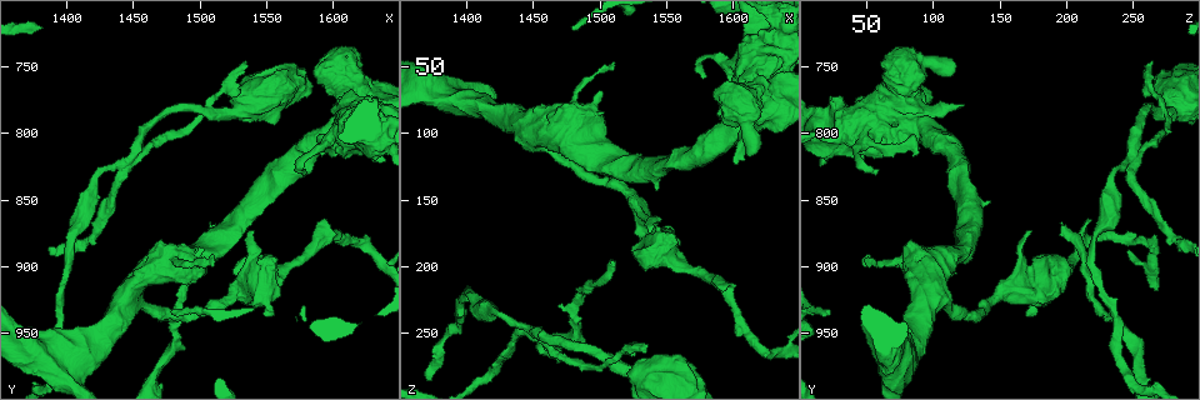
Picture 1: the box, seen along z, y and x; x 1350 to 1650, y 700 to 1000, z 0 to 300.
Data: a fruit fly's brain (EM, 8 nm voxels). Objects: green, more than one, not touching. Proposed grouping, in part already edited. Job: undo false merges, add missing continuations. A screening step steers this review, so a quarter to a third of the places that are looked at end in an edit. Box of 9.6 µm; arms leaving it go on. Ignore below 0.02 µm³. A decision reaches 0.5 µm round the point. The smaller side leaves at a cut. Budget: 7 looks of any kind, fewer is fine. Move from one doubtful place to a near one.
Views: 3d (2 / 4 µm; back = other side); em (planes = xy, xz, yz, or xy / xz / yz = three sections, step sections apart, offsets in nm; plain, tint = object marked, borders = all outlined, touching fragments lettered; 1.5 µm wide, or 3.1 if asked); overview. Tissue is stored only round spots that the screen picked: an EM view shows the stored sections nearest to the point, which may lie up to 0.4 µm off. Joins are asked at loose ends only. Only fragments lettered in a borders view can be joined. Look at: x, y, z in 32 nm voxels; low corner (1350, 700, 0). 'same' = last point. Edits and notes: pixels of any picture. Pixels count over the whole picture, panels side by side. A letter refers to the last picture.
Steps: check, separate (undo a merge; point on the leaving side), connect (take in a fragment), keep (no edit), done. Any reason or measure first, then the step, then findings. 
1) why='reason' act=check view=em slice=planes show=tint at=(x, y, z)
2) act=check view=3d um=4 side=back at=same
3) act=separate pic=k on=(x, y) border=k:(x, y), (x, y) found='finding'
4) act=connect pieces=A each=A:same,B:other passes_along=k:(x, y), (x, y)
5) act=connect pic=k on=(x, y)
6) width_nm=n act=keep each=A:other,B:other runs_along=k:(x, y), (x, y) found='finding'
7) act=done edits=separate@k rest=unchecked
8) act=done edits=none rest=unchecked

why='abrupt turn' act=check view=em slice=planes show=borders at=(1508, 784, 270)

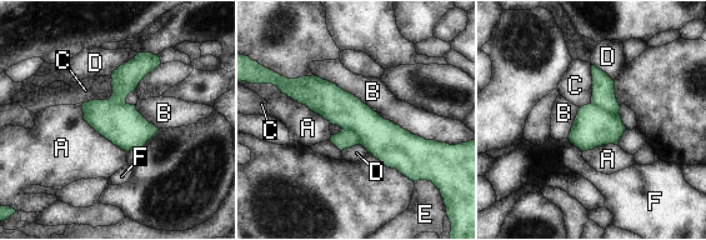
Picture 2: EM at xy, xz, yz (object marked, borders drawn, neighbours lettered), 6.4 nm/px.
act=separate pic=2 on=(604, 96) each=A:other,B:other,C:other,D:other,E:other,F:other border=2:(591, 103), (617, 114) found='two cells meet here'

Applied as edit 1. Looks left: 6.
why='end of a long branch' act=check view=em slice=planes show=borders at=(1510, 868, 198)

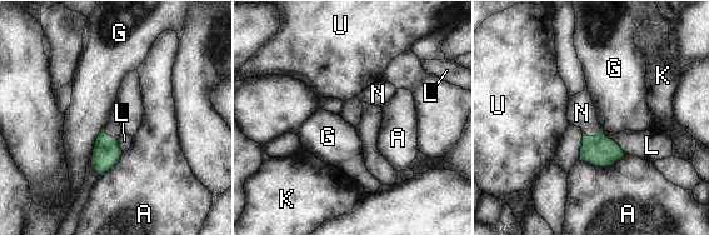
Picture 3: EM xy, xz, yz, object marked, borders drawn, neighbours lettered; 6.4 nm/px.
act=connect pieces=N each=A:other,G:other,K:other,L:other,N:same,U:other passes_along=3:(599, 150), (594, 136), (582, 113) found='it goes on there'

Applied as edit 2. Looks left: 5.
why='see it whole again' act=check view=overview

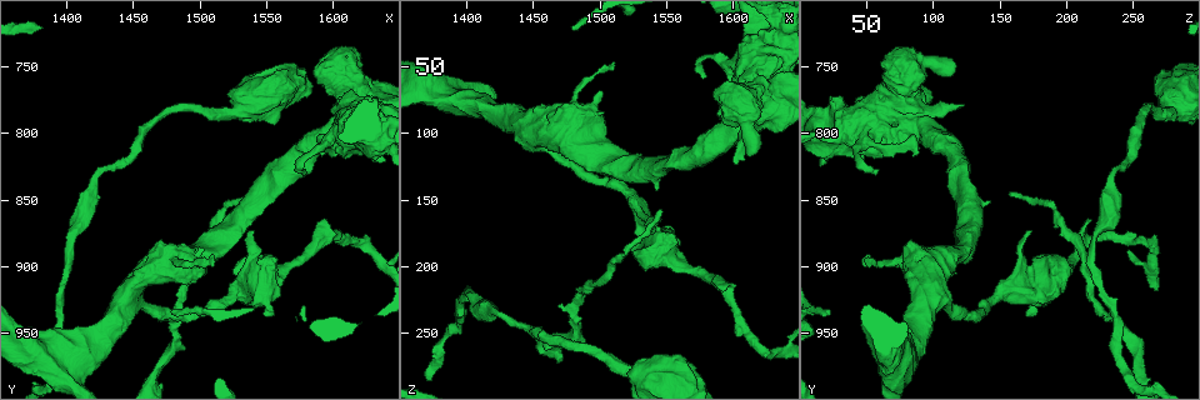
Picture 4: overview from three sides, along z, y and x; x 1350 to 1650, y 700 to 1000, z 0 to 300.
why='thin end' act=check view=em slice=planes show=plain at=(1512, 892, 50)

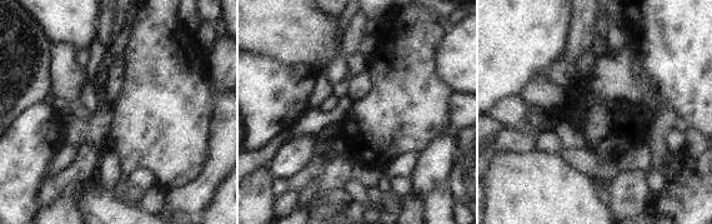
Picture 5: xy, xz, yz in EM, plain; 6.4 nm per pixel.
why='where the object lies' act=check view=em slice=planes show=tint at=same

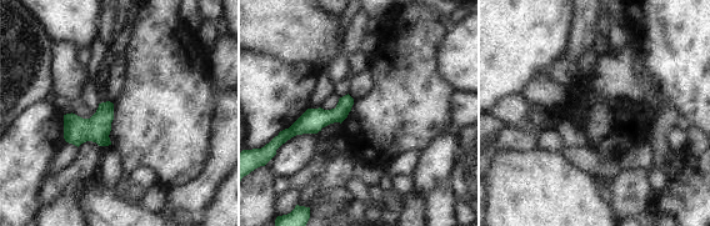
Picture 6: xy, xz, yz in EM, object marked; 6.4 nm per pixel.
act=check view=em slice=planes show=borders at=same

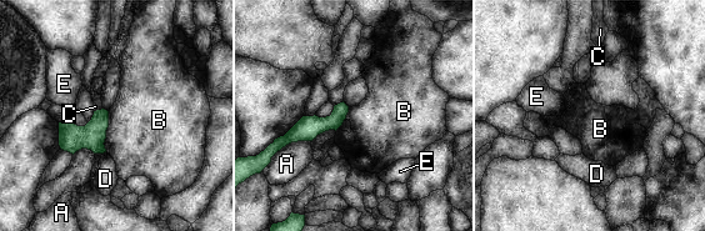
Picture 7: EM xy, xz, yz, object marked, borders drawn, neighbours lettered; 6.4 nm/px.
act=keep each=A:other,B:other,C:other,D:other,E:other runs_along=7:(345, 109), (330, 122), (288, 139) found='none of them fits'

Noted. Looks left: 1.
act=done edits=separate@2,connect@3 rest=unchecked

